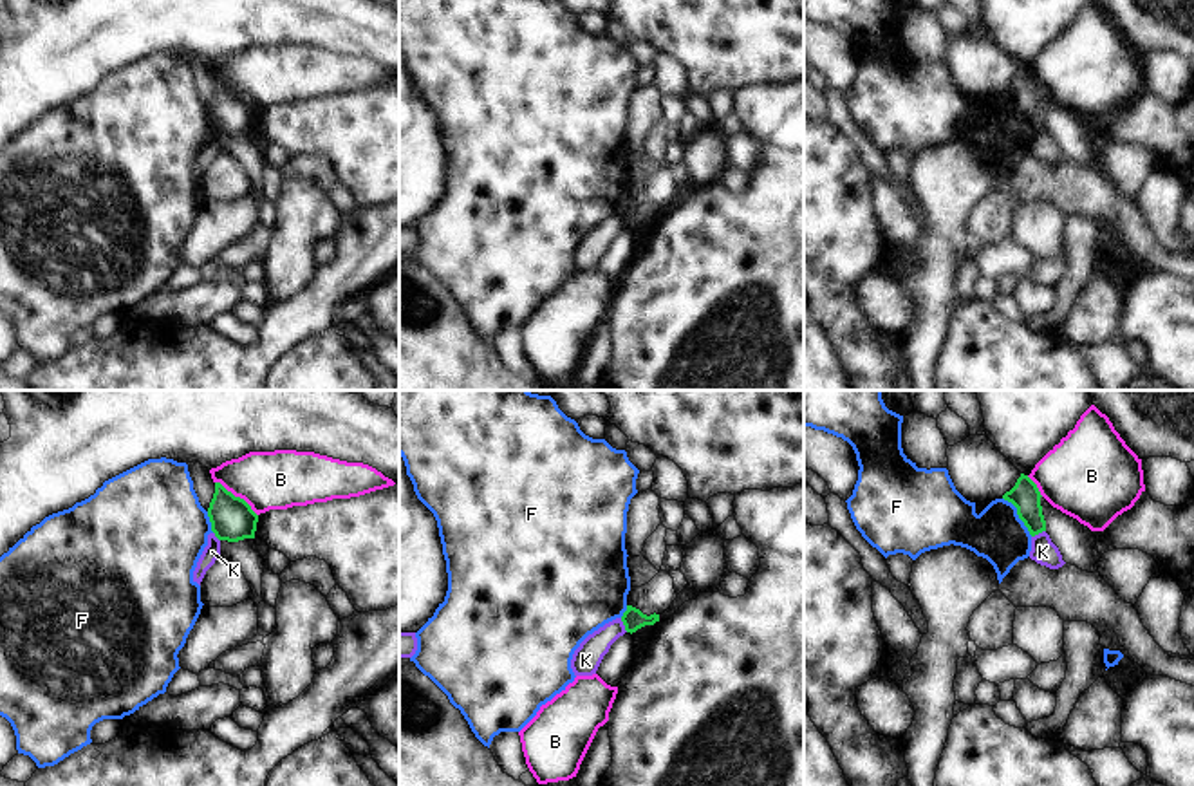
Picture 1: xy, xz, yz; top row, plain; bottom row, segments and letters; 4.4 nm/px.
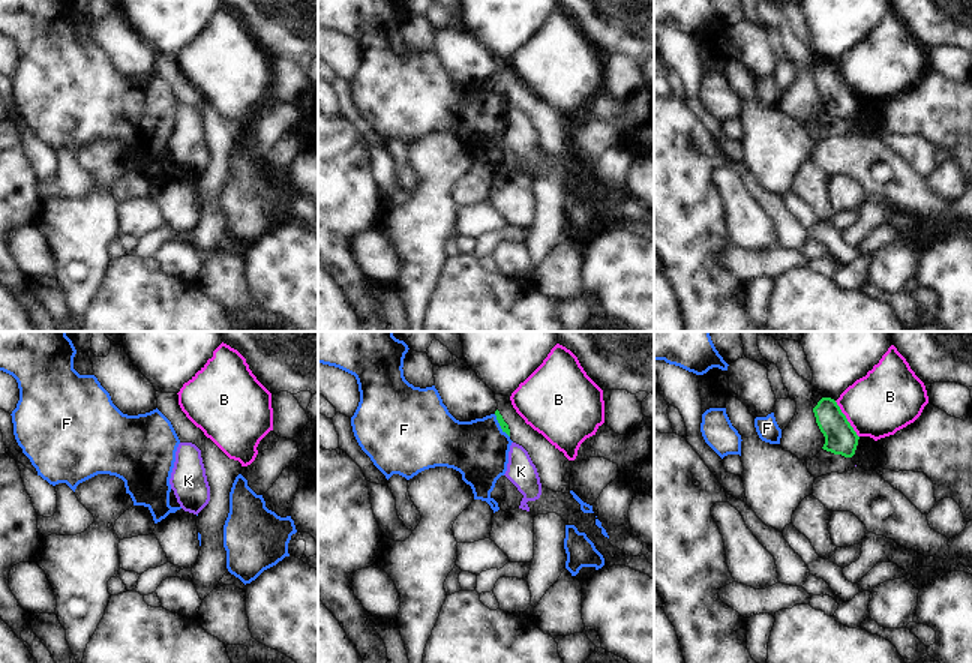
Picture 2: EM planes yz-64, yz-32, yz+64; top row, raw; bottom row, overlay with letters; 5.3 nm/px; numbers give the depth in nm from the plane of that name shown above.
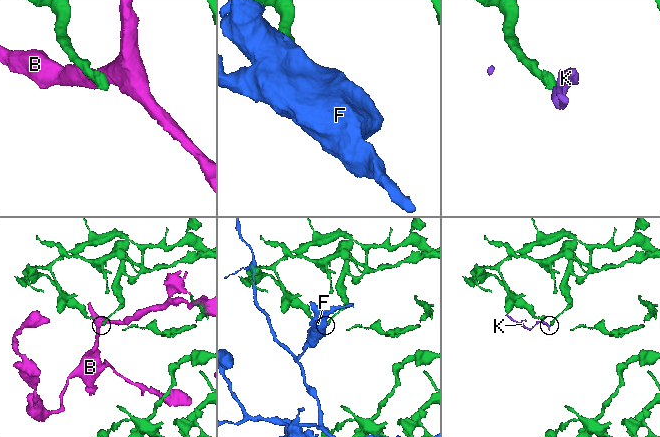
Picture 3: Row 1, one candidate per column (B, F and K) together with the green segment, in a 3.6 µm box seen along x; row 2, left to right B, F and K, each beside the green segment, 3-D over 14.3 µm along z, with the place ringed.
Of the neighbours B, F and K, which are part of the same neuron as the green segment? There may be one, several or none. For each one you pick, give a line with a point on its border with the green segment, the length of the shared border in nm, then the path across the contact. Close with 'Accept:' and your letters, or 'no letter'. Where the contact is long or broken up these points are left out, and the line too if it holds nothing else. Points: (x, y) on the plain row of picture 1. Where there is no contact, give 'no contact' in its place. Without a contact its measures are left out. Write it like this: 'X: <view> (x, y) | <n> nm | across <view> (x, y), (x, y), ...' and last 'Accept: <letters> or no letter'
Accept: no letter

